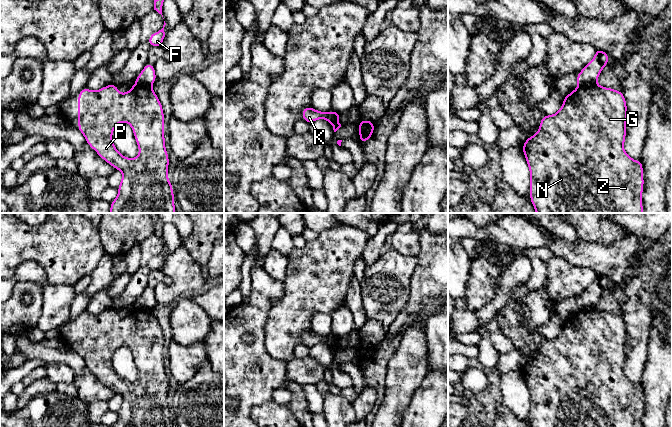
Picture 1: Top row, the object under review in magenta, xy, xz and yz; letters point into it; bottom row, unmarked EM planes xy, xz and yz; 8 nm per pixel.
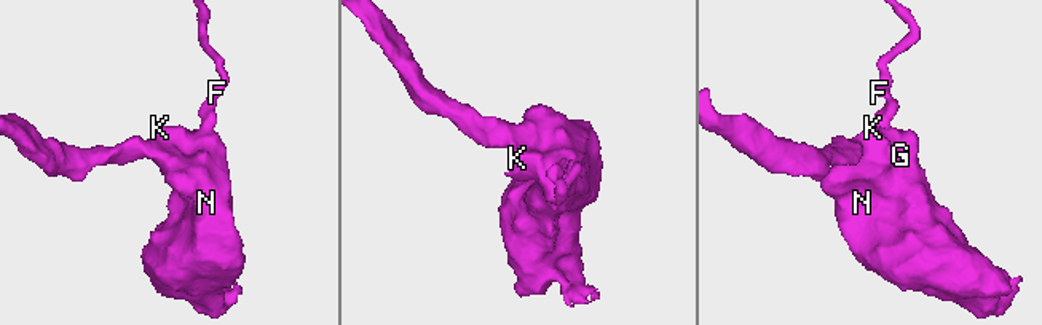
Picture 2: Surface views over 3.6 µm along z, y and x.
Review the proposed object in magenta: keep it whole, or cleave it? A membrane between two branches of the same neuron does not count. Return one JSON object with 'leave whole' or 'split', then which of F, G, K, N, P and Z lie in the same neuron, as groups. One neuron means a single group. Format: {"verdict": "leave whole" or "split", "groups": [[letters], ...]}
{"verdict": "split", "groups": [["F"], ["G", "K", "N", "P", "Z"]]}

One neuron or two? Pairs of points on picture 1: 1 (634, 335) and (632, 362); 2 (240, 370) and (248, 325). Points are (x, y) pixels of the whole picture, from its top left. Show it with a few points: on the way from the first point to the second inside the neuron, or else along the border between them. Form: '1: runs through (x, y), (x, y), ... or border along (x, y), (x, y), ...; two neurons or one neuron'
1: runs through (635, 342), (635, 355); one neuron
2: runs through (239, 359), (239, 336); one neuron

